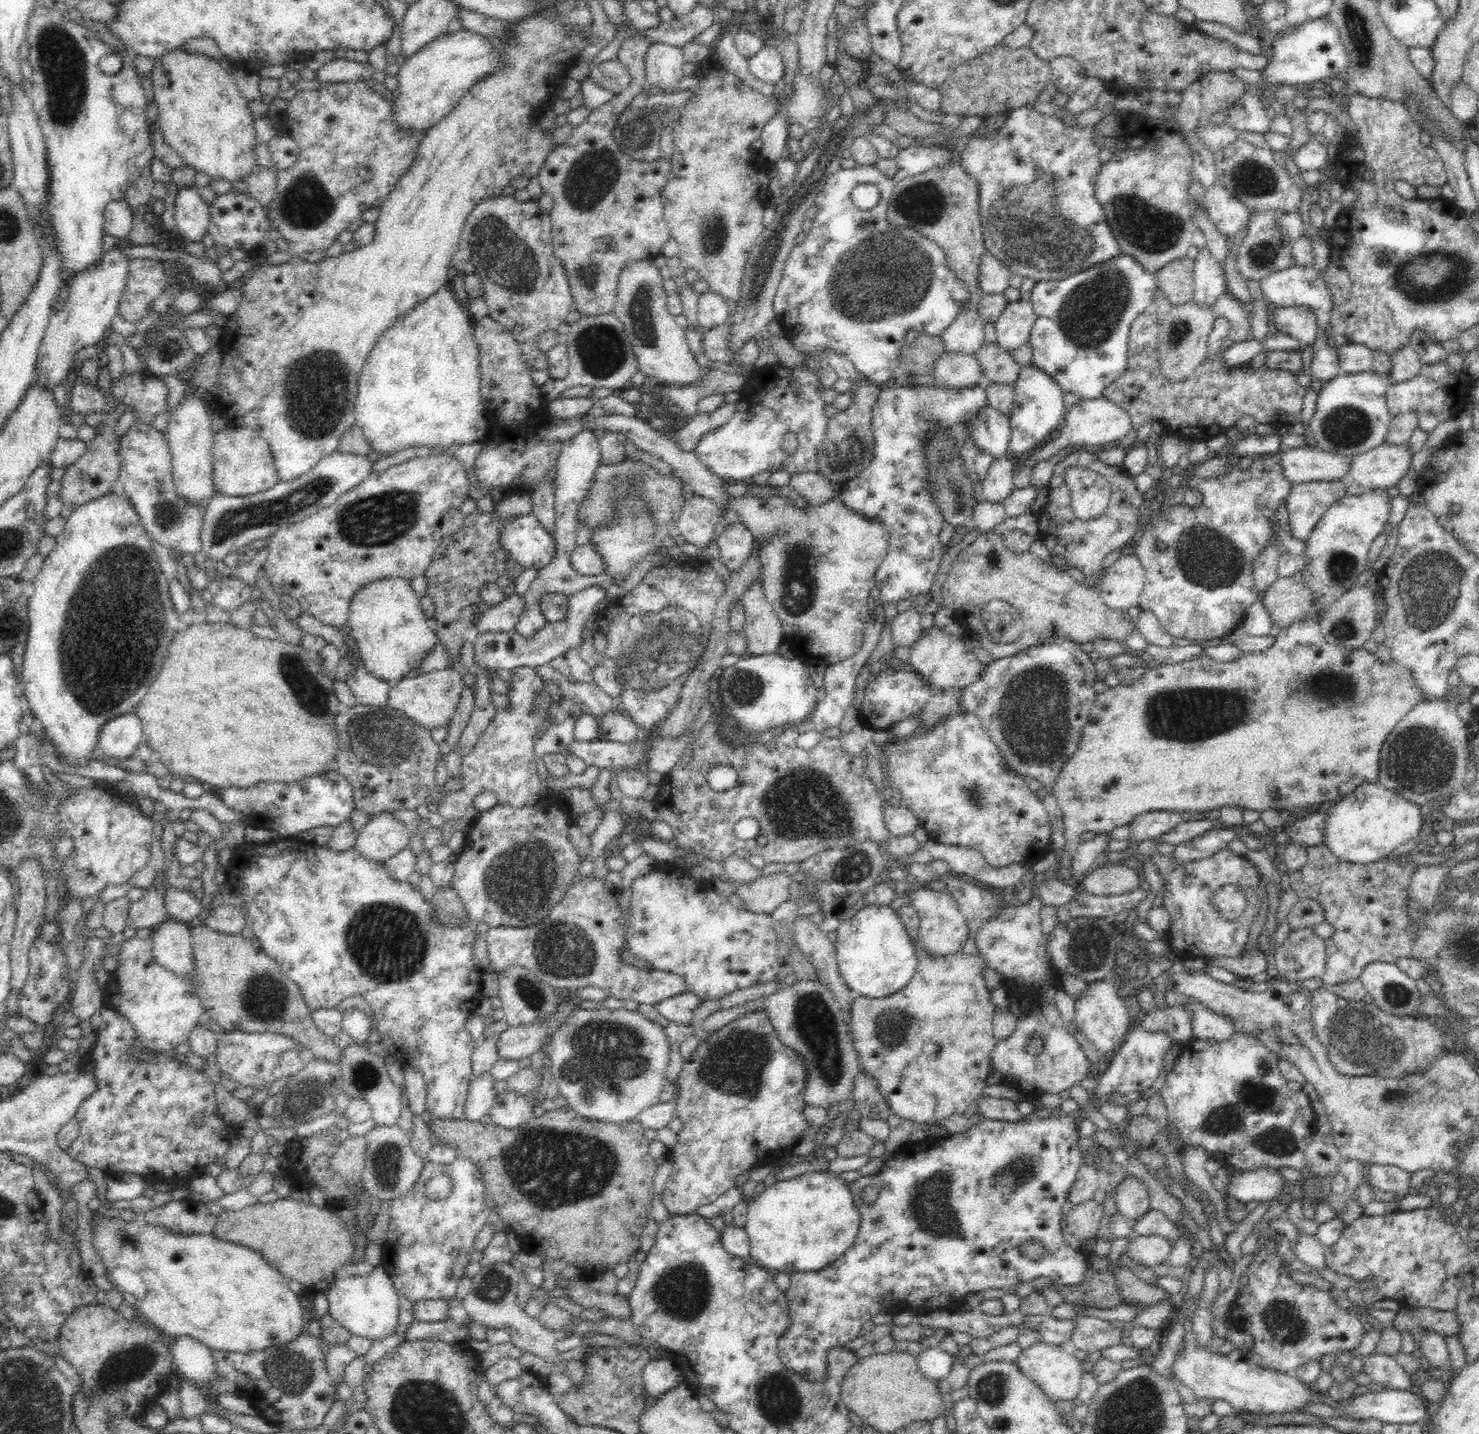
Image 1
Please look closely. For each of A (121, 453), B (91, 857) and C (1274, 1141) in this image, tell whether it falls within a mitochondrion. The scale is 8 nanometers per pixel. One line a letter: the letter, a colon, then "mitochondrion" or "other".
A: other
B: other
C: mitochondrion

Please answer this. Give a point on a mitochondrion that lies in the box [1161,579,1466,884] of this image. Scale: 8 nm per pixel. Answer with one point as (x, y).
(1418, 759)

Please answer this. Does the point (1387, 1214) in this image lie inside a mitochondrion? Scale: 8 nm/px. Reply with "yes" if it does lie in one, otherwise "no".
no

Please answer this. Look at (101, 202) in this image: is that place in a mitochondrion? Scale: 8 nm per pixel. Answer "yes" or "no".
no

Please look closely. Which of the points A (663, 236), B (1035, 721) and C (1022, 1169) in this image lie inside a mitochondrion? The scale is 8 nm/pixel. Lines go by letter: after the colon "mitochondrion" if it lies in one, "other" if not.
A: other
B: mitochondrion
C: mitochondrion

